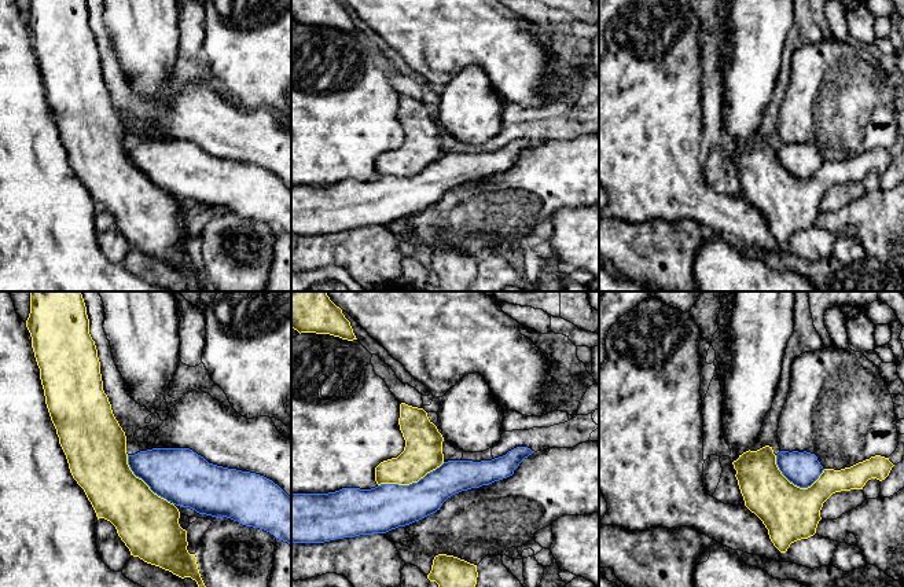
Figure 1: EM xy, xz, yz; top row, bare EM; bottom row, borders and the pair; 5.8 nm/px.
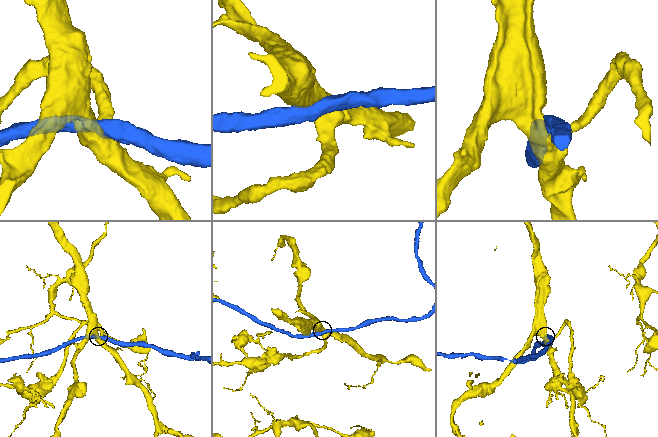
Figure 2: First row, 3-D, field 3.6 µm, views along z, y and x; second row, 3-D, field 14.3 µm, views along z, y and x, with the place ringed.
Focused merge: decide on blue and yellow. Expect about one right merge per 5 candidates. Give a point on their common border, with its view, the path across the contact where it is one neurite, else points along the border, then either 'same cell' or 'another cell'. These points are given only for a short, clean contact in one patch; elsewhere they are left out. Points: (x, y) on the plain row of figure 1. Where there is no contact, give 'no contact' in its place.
contact xz (412, 175); another cell

